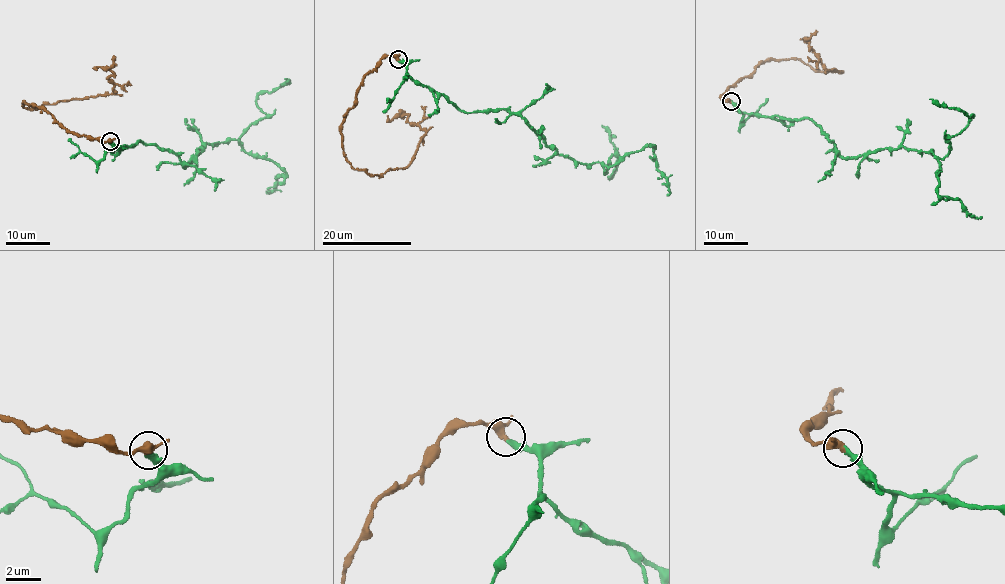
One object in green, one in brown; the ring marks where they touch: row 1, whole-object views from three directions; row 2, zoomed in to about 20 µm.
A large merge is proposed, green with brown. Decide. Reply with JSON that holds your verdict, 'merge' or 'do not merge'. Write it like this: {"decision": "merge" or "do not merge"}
{"decision": "merge"}

